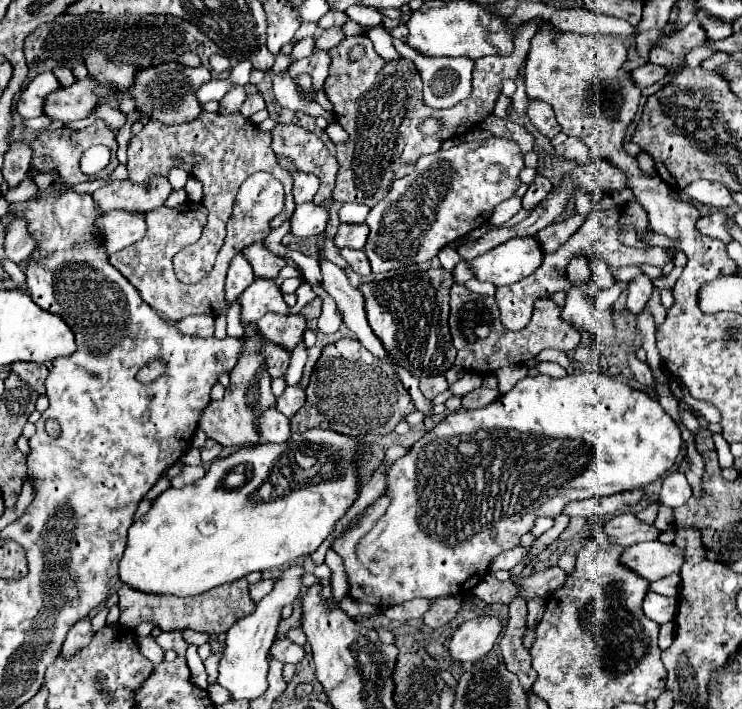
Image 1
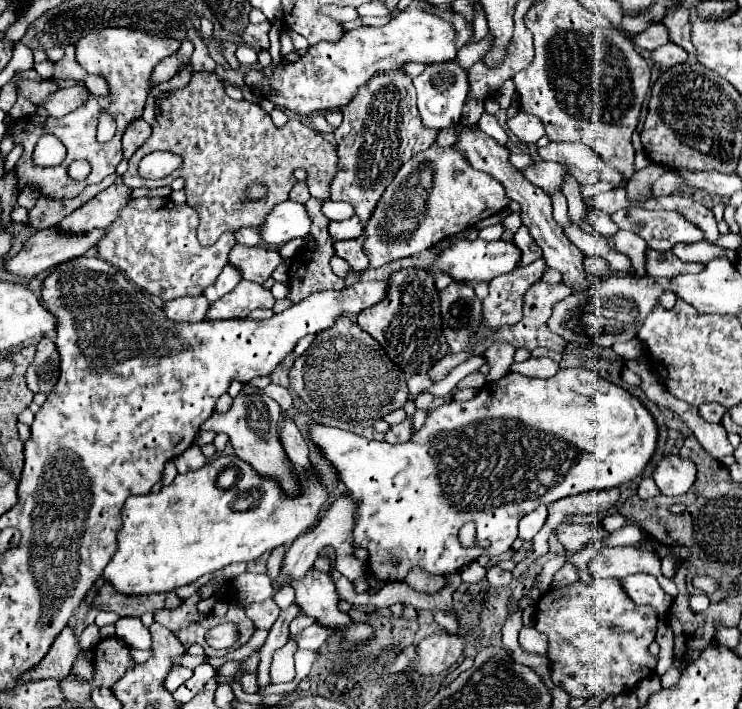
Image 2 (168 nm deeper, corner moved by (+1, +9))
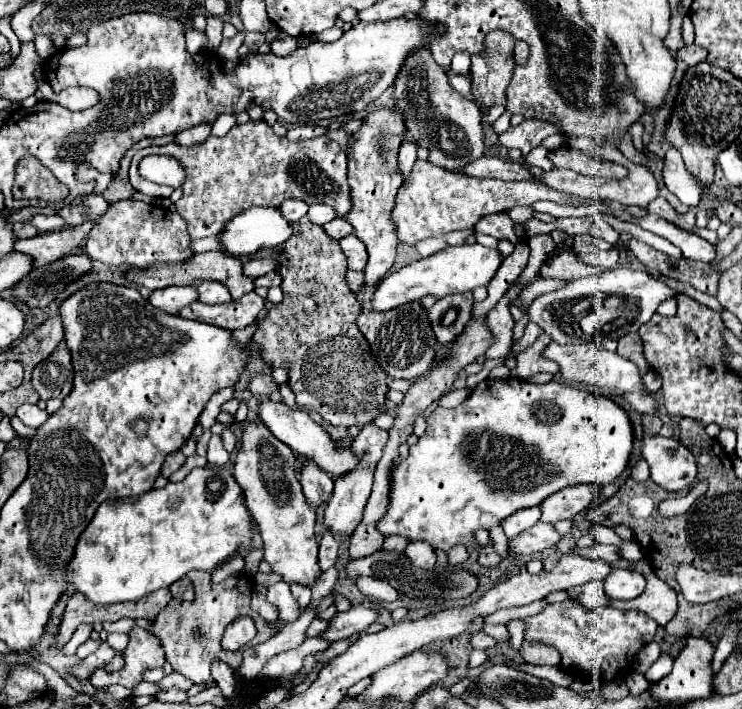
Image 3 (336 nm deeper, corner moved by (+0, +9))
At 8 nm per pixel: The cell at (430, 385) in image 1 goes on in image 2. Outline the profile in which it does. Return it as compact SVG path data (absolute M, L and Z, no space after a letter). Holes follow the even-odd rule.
M420 373L420 375L410 377L410 379L408 379L408 389L410 389L410 395L420 395L422 391L430 389L430 387L434 385L434 381L432 381L432 379L428 379L428 377L430 377L430 375L426 375L426 373Z

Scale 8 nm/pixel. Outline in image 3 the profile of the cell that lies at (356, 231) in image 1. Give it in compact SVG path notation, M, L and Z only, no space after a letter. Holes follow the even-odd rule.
M333 219L333 221L329 221L327 225L323 225L323 229L325 229L325 233L329 235L329 237L333 237L333 239L341 239L341 237L347 237L347 235L351 235L353 233L353 227L351 227L351 223L347 221L347 219Z

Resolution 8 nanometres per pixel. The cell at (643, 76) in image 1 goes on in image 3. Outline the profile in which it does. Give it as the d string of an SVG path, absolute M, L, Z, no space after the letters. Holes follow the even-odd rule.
M685 45L683 49L677 51L677 59L687 63L689 67L695 67L697 63L705 61L705 57L707 57L707 49L703 49L699 45Z

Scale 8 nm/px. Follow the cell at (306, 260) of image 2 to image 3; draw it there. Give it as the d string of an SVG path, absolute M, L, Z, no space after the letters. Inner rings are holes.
M301 217L297 223L291 223L291 229L293 229L293 235L283 245L251 255L251 259L259 259L259 257L269 257L277 253L275 271L283 279L281 289L285 295L281 305L271 307L271 311L263 319L257 321L257 329L251 341L257 343L261 355L265 355L263 361L269 367L289 369L287 383L289 387L293 383L293 393L301 409L319 413L331 425L363 427L377 419L379 413L375 413L375 409L379 409L379 405L385 403L387 373L379 369L379 363L375 361L369 345L365 343L365 337L359 333L355 325L355 319L361 313L361 305L345 281L347 257L343 255L339 243L327 237L327 233L319 225L313 225L307 217Z

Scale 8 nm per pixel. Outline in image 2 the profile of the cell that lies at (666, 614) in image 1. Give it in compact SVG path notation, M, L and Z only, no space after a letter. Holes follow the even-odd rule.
M636 573L634 577L624 577L622 585L628 597L638 605L650 605L656 609L660 621L666 621L668 609L672 605L672 597L660 587L658 579L648 573Z

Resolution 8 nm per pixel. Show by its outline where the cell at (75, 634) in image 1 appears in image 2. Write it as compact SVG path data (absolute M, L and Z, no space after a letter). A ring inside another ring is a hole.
M66 627L56 637L54 645L50 647L50 653L40 661L40 665L36 665L36 669L26 673L24 683L38 681L38 679L62 679L62 677L66 677L72 669L72 663L76 661L76 657L80 653L82 653L82 647L74 635L74 629Z

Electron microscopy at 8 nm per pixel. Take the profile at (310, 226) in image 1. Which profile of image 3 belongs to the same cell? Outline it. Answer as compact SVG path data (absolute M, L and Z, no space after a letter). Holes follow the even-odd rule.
M251 207L225 223L219 243L225 255L243 257L261 249L277 247L291 237L291 225L283 221L279 209Z

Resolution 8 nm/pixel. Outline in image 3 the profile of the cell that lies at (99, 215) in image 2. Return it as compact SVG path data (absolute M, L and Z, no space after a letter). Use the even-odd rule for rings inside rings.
M83 225L83 229L61 229L51 233L41 233L33 239L19 239L15 237L15 251L25 253L33 259L33 267L49 265L65 255L69 255L91 231L93 225Z

